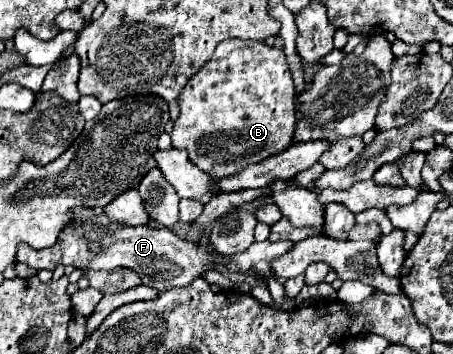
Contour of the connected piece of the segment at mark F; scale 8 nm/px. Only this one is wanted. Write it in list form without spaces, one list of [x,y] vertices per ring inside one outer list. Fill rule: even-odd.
[[[72,209],[72,221],[68,221],[68,225],[60,231],[58,241],[50,249],[38,251],[38,249],[32,249],[30,245],[20,243],[16,251],[16,261],[22,261],[34,269],[50,269],[50,271],[54,271],[58,265],[72,265],[78,269],[104,269],[104,271],[126,267],[138,273],[144,285],[164,291],[164,289],[188,285],[192,279],[200,277],[202,271],[206,269],[224,271],[224,265],[228,263],[238,263],[242,273],[250,269],[258,269],[264,277],[270,277],[272,275],[270,263],[276,257],[288,253],[292,245],[294,243],[290,241],[278,241],[278,243],[262,241],[262,243],[252,243],[250,249],[246,249],[244,253],[236,253],[232,257],[212,257],[204,247],[200,247],[198,243],[180,239],[170,229],[156,229],[148,225],[142,225],[142,227],[120,225],[118,221],[108,221],[102,209]],[[92,241],[100,241],[98,253],[92,253],[88,249]]]

